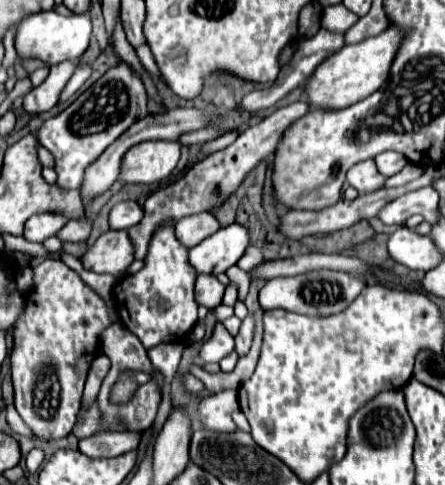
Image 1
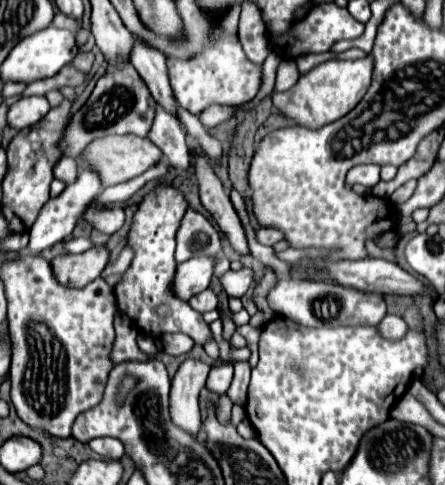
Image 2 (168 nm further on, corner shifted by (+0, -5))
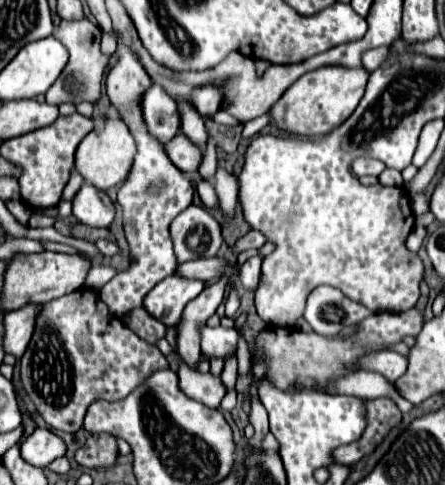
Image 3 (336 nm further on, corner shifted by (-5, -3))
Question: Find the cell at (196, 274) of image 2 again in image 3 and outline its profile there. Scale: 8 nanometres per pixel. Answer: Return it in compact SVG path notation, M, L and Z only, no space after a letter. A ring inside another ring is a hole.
M177 274L161 280L145 298L143 308L163 322L165 326L175 326L183 314L187 302L191 302L205 288L199 280L177 278Z

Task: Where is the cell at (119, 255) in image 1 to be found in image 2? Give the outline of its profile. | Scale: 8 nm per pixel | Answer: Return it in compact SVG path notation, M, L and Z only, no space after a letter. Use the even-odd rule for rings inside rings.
M100 244L100 246L92 246L82 254L58 256L52 260L52 268L56 268L56 278L60 280L60 284L80 288L100 278L102 270L108 264L108 256L110 256L108 246Z

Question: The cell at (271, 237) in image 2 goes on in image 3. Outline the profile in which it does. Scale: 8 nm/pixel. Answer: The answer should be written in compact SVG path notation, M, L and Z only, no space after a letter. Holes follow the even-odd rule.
M249 230L245 236L241 236L235 246L233 246L233 252L235 254L241 254L241 252L247 252L247 250L257 250L265 244L265 236L257 230Z

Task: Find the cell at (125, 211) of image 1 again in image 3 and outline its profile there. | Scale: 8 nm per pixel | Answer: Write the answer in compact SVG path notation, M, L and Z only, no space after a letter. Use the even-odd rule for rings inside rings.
M87 182L79 188L71 204L73 204L73 216L87 226L107 228L115 218L115 208L109 196L103 190L89 186Z

